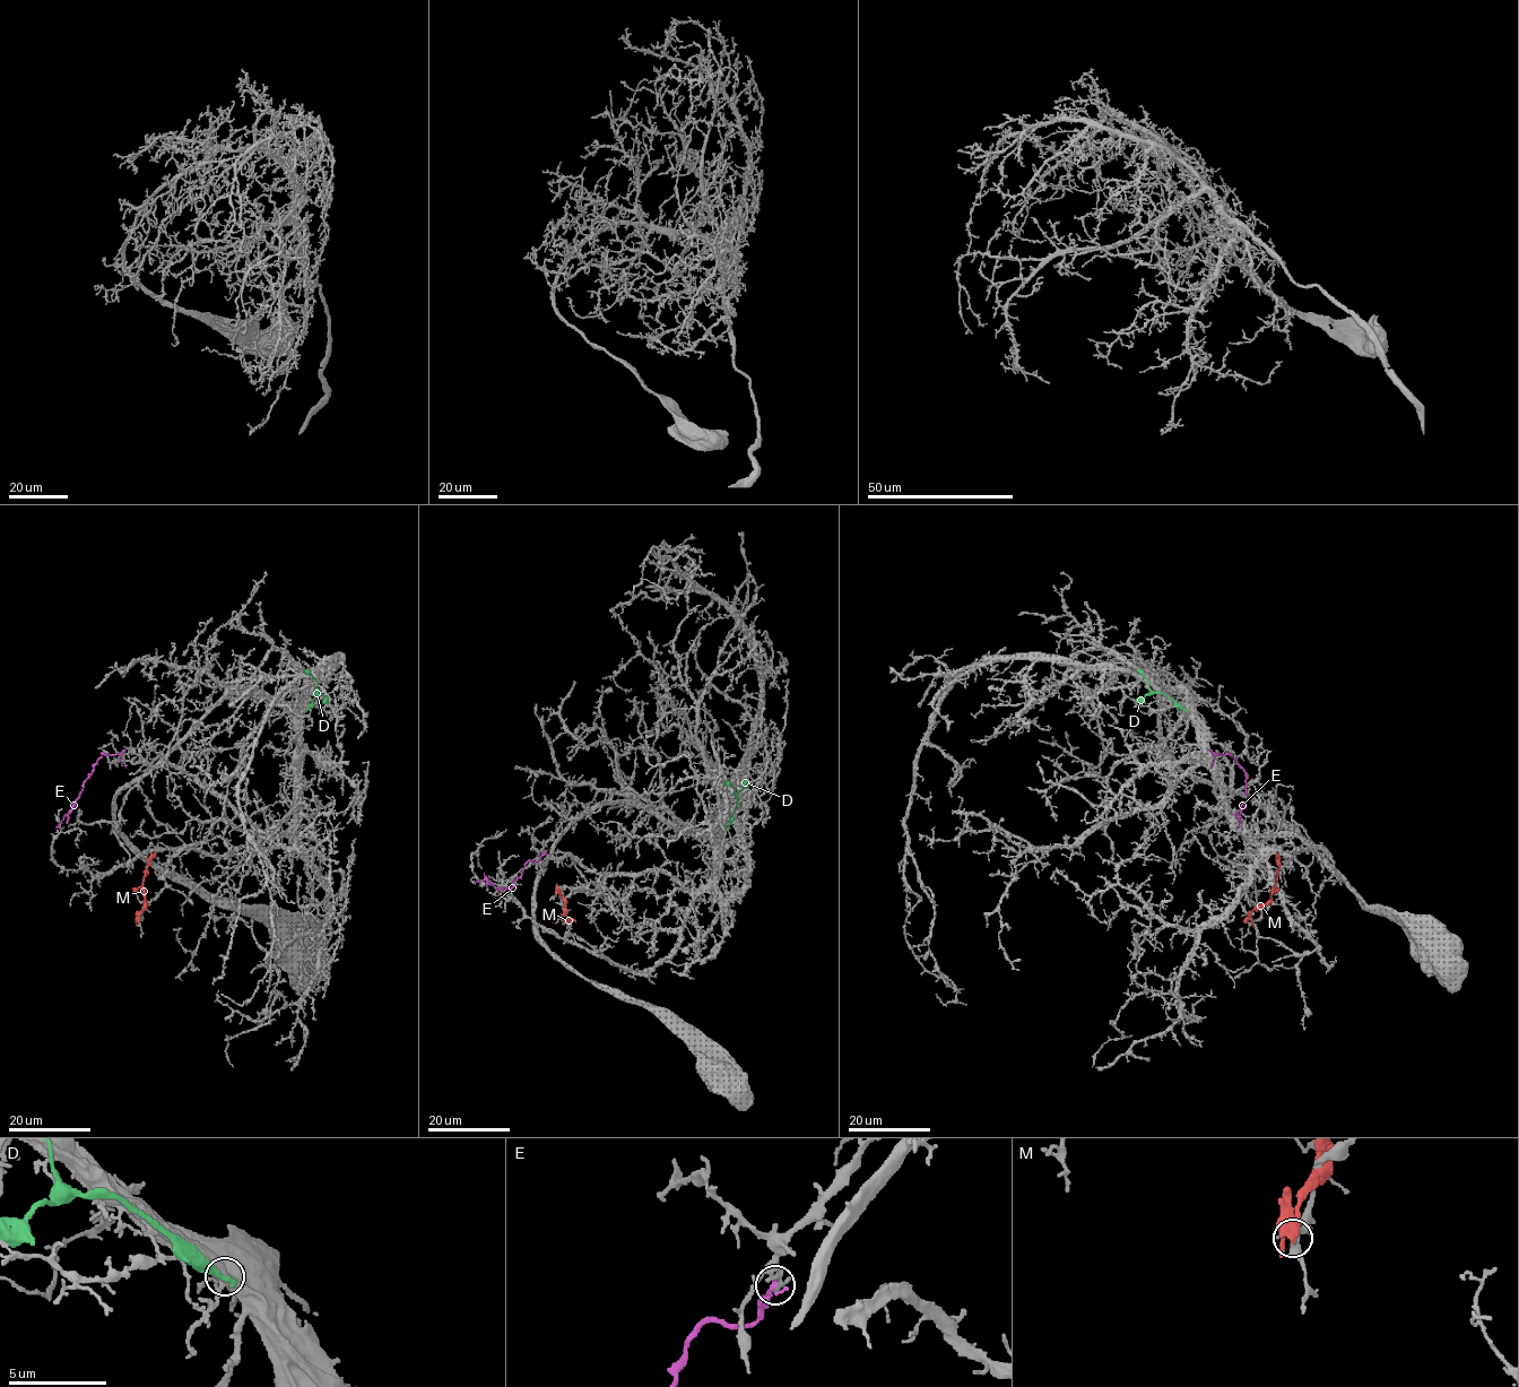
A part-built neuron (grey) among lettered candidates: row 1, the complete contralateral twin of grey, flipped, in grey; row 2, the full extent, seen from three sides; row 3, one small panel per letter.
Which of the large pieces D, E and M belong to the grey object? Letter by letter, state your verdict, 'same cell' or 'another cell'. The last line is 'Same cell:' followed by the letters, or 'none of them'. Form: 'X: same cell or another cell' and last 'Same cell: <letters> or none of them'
D: another cell
E: another cell
M: another cell
Same cell: none of them

